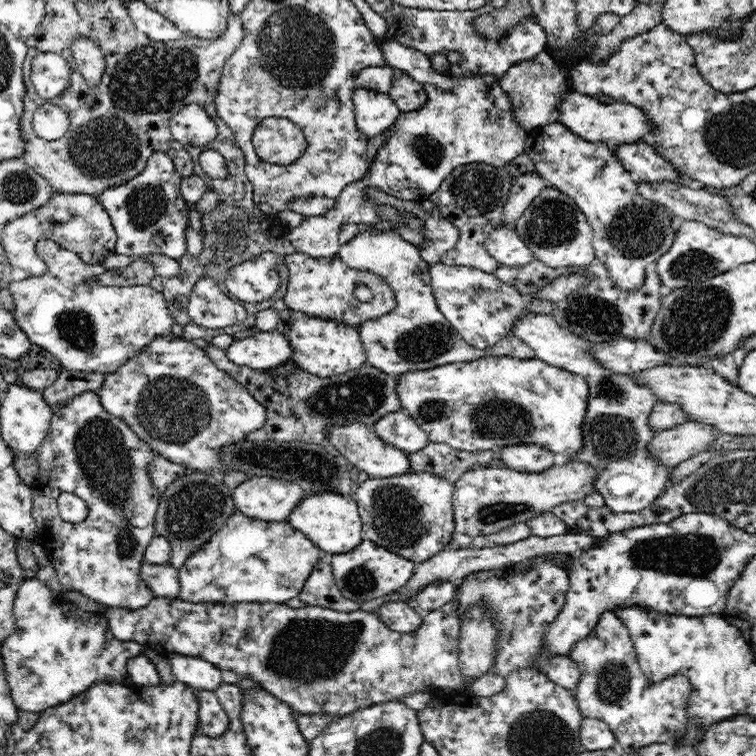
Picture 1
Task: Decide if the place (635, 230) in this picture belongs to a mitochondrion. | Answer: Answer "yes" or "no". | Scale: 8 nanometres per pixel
yes

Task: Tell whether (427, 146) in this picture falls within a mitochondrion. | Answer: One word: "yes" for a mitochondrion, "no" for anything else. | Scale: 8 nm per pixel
yes

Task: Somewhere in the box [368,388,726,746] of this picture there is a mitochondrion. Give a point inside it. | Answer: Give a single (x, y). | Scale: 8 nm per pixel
(697, 557)

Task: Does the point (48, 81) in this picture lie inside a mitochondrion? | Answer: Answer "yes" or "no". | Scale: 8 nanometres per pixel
no

